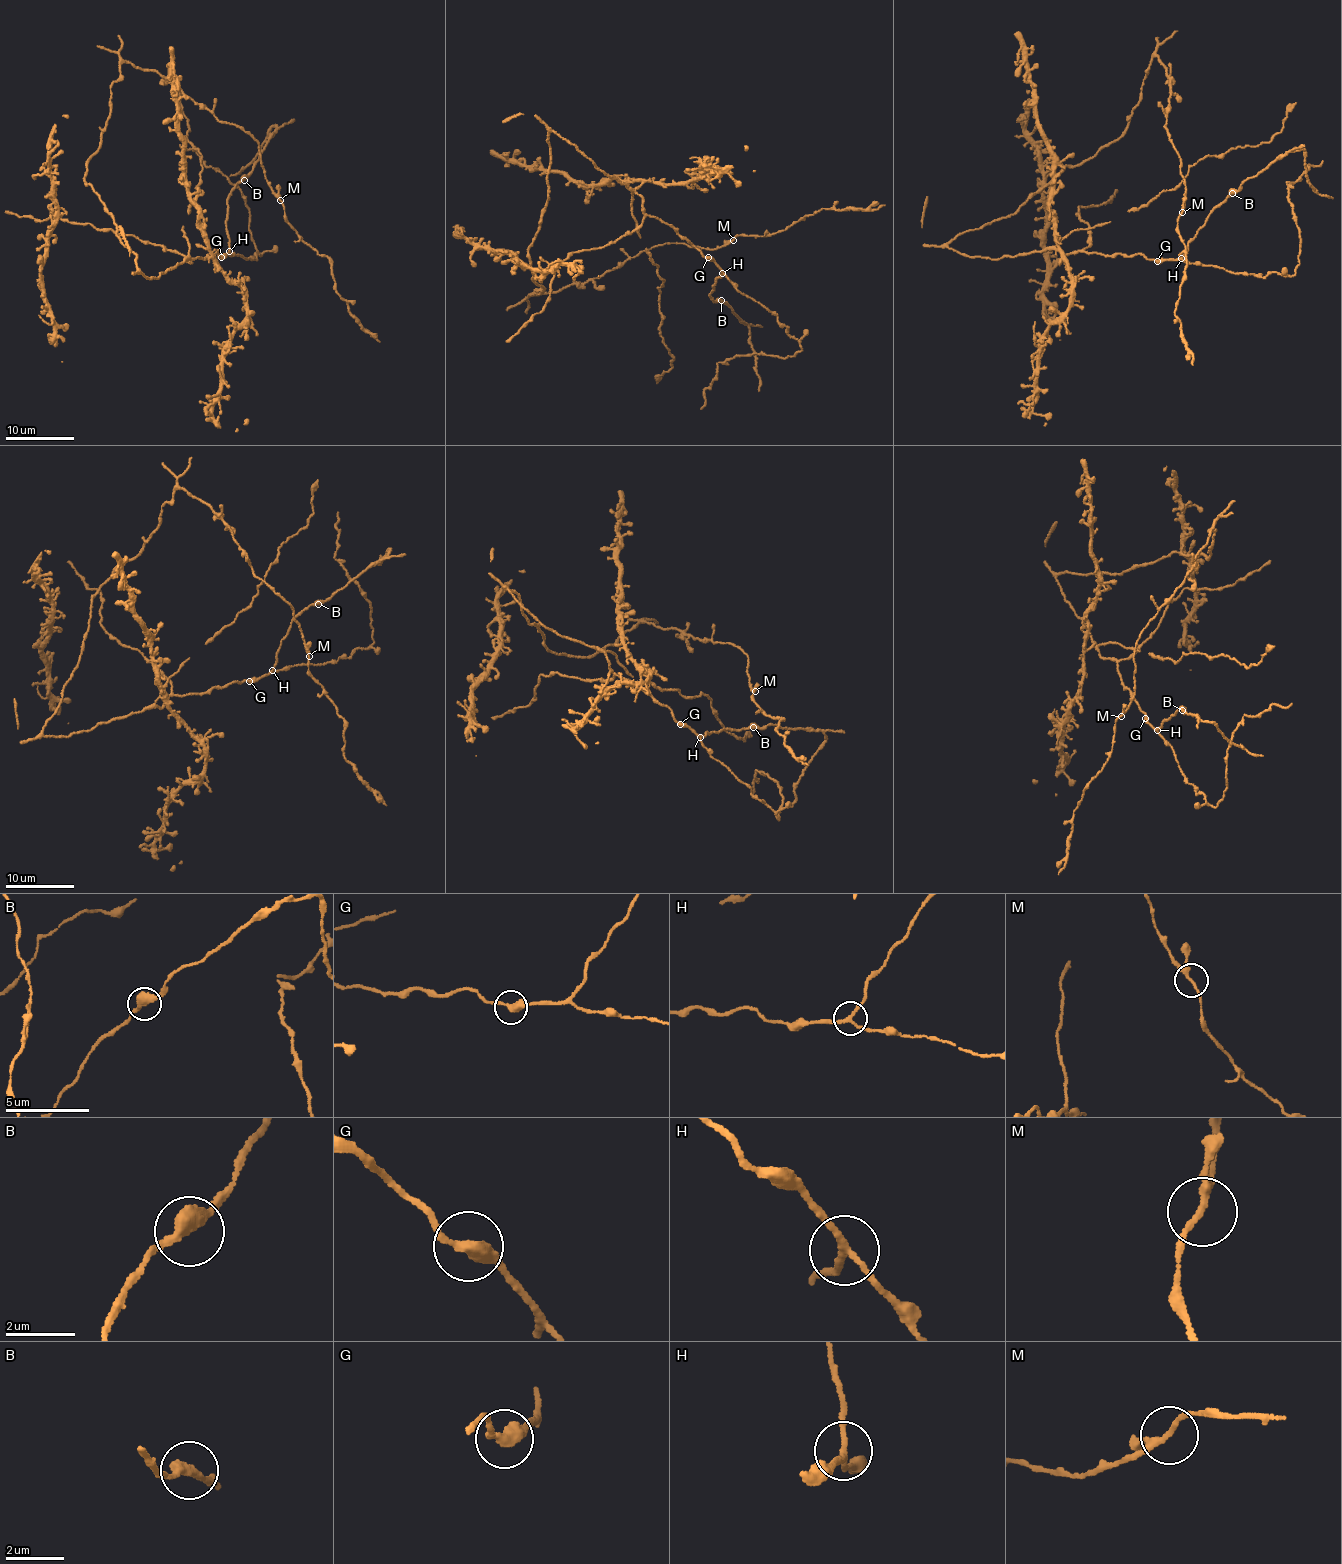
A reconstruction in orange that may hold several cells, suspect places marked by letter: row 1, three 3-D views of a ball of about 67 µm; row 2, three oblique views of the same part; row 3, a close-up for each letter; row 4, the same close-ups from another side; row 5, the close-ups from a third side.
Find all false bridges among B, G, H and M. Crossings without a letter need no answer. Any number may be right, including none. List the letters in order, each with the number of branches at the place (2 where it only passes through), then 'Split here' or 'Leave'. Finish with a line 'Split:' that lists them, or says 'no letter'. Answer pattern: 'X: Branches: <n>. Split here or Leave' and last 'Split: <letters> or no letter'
B: Branches: 2. Leave
G: Branches: 2. Leave
H: Branches: 3. Leave
M: Branches: 3. Leave
Split: no letter

